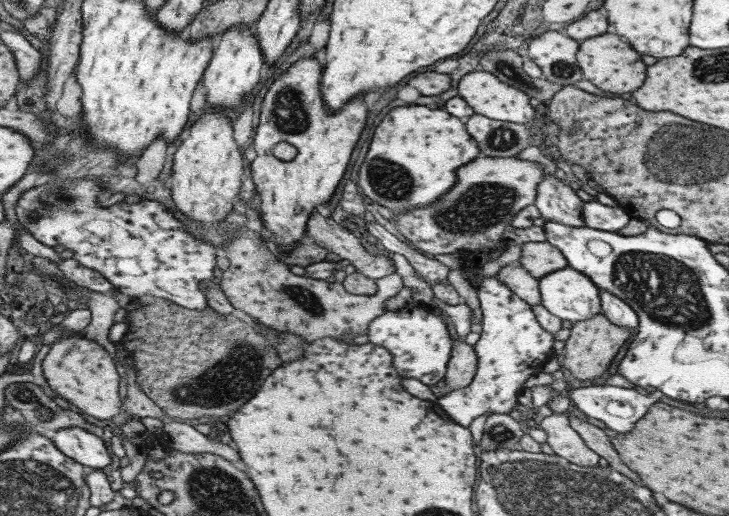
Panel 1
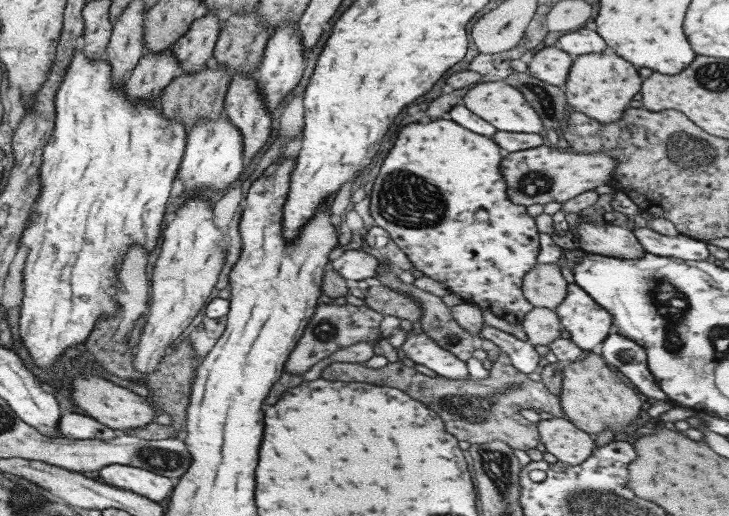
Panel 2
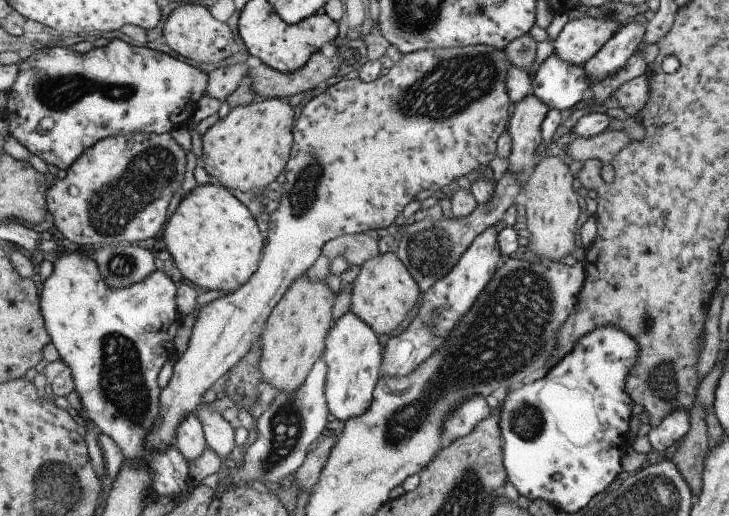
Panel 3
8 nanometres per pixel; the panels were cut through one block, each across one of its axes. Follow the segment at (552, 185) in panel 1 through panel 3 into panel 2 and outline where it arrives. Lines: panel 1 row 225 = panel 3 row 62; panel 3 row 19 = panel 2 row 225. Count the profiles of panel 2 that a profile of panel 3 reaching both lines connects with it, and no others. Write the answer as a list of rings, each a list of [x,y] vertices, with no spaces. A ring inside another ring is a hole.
[[[565,214],[563,222],[575,226],[581,251],[625,260],[641,258],[646,252],[628,227],[583,223],[577,214]]]

